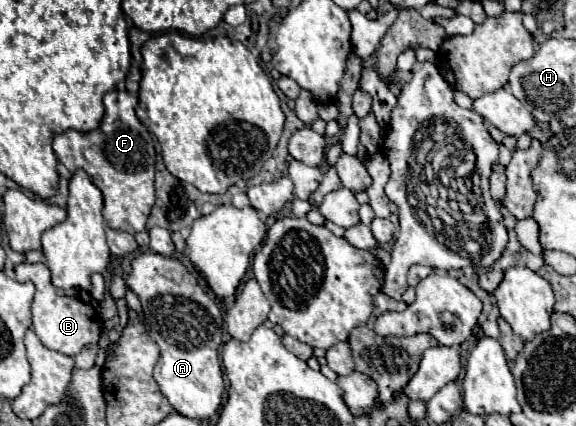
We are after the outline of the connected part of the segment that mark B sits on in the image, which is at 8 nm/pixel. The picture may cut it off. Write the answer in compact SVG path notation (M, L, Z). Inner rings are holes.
M30 262L18 264L16 280L18 282L30 280L36 286L34 302L30 308L32 310L32 328L44 346L48 346L56 352L68 354L68 356L76 356L86 344L96 344L100 340L104 328L102 328L102 318L96 312L96 308L74 296L58 296L56 288L50 282L50 270L46 268L46 264L30 264Z

